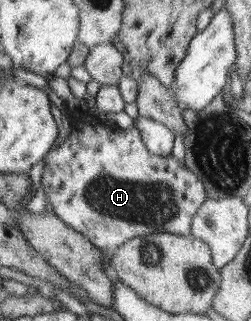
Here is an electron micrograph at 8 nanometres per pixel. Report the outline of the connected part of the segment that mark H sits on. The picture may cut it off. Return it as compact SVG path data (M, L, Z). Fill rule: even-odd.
M75 108L69 109L68 122L67 137L47 152L40 176L46 201L63 224L86 236L96 248L112 253L122 243L137 236L160 233L189 235L193 217L207 197L203 184L183 163L177 162L171 155L159 156L151 152L135 125L131 129L113 129L97 123L93 117L87 117L87 113L81 115L81 121L77 121Z

